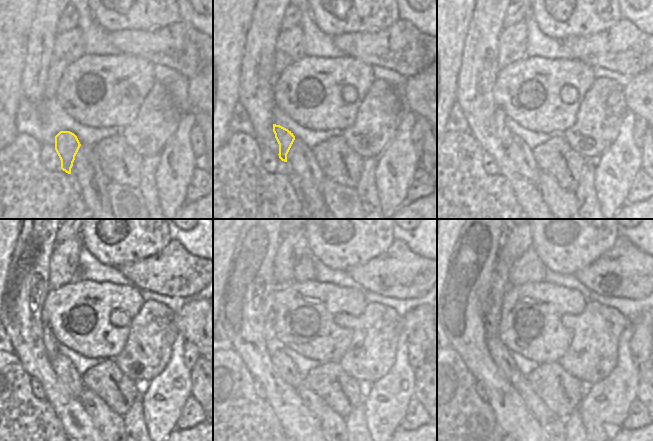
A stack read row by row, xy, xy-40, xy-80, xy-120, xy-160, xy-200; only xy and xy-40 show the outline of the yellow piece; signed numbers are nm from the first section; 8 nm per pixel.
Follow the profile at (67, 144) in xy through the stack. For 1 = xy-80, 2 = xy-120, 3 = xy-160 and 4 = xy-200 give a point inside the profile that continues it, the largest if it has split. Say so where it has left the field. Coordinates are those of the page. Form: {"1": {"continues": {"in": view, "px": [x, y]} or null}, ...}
{"1": {"continues": {"in": "xy-80", "px": [505, 135]}}, "2": {"continues": {"in": "xy-120", "px": [50, 343]}}, "3": {"continues": {"in": "xy-160", "px": [269, 327]}}, "4": {"continues": {"in": "xy-200", "px": [499, 285]}}}

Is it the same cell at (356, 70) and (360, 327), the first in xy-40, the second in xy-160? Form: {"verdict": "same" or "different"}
{"verdict": "different"}

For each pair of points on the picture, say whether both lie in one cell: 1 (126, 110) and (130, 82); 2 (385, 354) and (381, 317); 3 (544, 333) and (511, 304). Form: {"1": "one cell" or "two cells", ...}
{"1": "one cell", "2": "one cell", "3": "one cell"}

